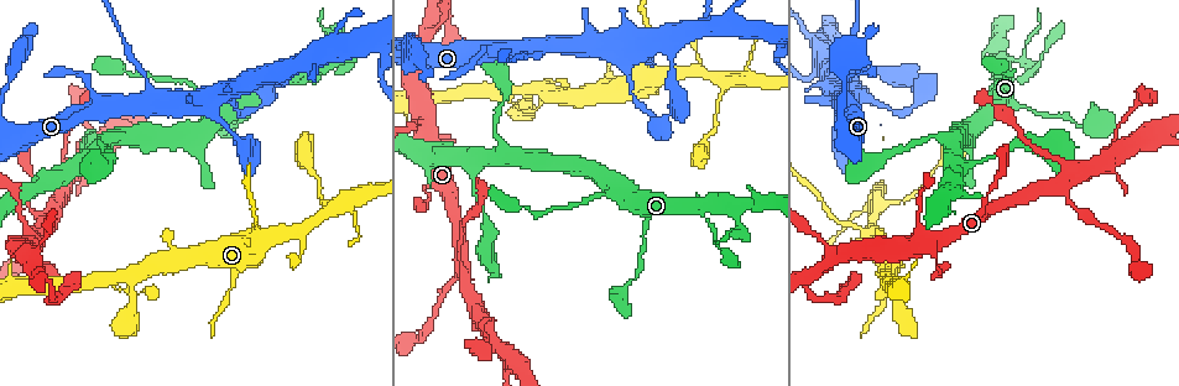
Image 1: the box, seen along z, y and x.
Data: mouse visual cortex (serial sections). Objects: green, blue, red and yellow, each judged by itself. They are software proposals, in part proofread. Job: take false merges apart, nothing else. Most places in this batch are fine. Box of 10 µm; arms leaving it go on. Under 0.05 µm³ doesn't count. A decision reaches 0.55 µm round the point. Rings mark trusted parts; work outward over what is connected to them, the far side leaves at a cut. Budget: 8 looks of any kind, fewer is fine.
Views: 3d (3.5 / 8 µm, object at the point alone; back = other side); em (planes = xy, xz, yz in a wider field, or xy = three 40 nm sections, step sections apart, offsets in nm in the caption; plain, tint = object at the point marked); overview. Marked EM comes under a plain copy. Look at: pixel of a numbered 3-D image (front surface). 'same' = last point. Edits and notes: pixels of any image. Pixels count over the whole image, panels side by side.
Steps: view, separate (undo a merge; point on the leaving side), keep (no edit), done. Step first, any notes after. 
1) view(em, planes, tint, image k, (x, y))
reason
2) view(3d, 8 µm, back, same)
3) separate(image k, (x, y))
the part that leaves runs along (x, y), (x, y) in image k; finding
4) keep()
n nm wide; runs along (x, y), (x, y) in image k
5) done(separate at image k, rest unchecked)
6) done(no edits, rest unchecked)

view(3d, 3.5 µm, image 1, (542, 46))
two arms in line, one across

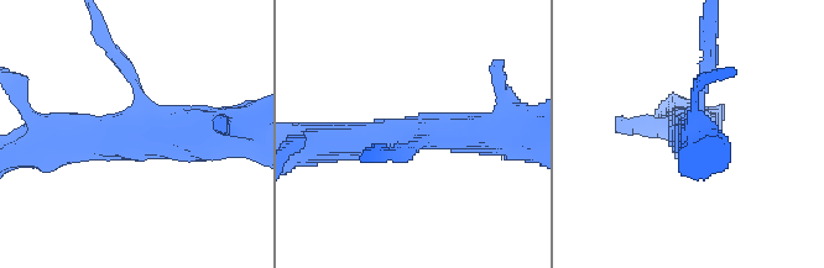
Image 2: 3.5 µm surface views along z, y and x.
view(em, xy, step 3, tint, image 2, (140, 134))
3 arms; arms of 150, 500, 500 nm

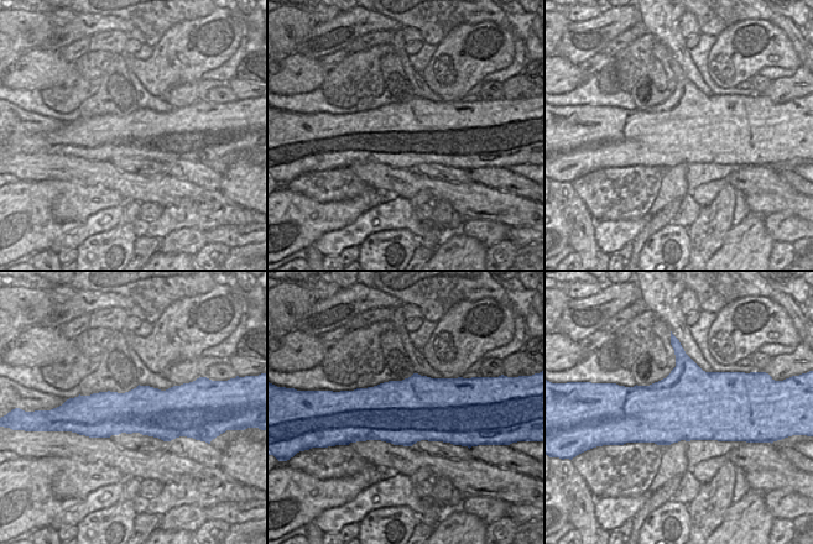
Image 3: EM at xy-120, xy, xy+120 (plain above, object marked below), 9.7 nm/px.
view(em, planes, tint, same)
cut it another way

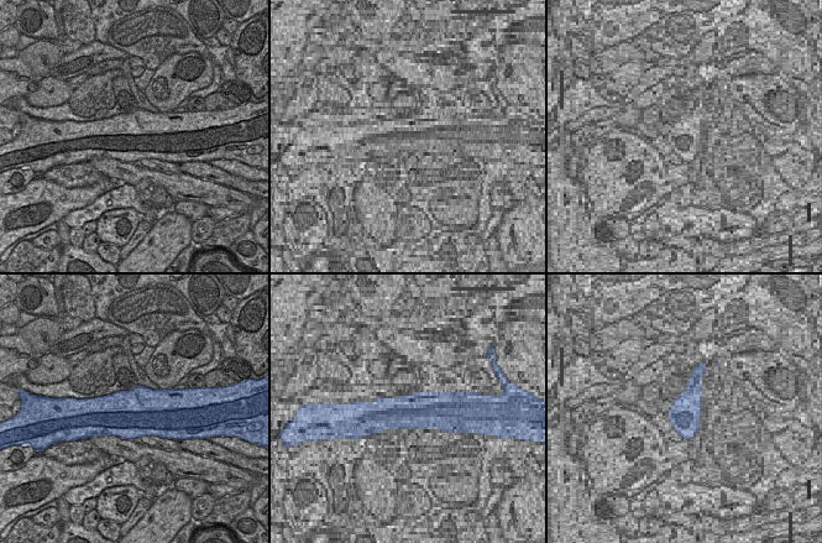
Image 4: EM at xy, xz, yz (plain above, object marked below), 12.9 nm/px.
keep()
650 nm wide; runs along (56, 141), (227, 130) in image 2; one cell here

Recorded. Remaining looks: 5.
view(3d, 8 µm, image 1, (701, 205))
two arms in line, one across

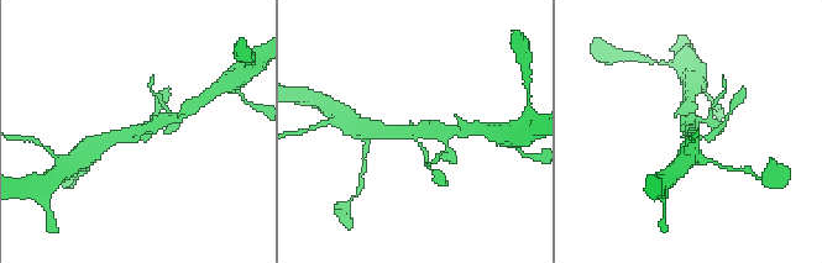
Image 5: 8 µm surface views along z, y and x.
view(em, xy, step 3, tint, same)
3 arms; arms of 200, 350, 400 nm; need the tissue

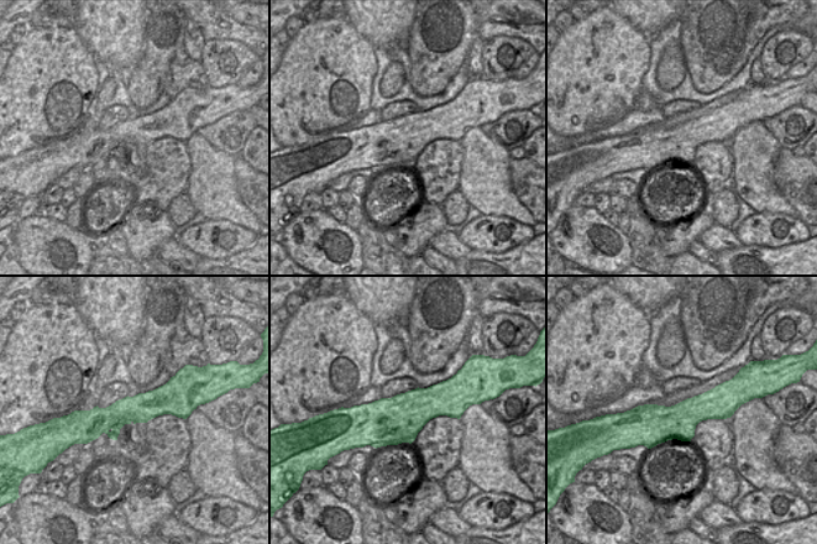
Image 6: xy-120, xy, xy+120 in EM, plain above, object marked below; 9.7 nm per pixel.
keep()
runs along (98, 145), (139, 132), (168, 119) in image 5; continuous, no second cell

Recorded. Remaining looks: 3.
view(3d, 3.5 µm, image 1, (477, 194))
calibre changes

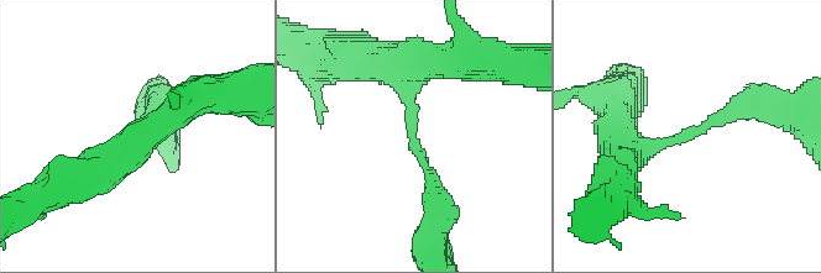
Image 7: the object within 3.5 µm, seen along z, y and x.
view(em, planes, tint, image 7, (414, 135))
arms of 200, 400 nm

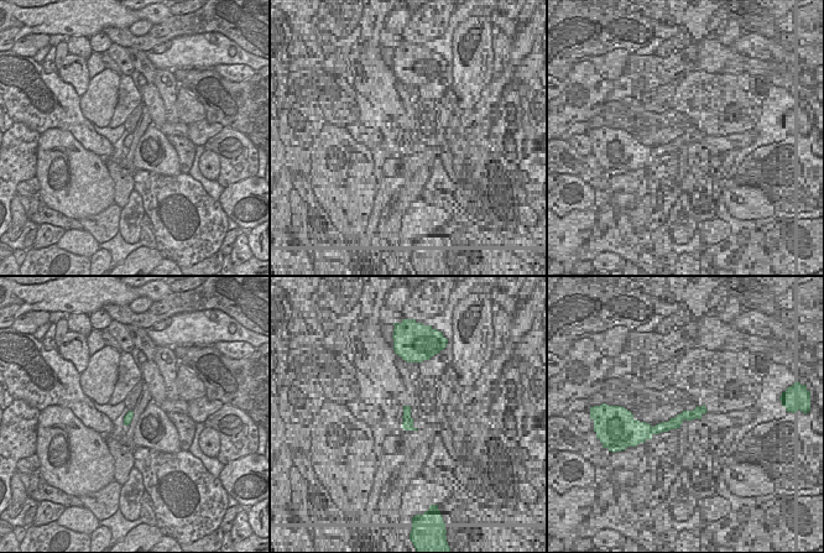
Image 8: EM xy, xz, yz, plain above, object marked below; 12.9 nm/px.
keep()
runs along (617, 136), (658, 147), (757, 106) in image 7; all the same cell

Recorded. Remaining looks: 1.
done(no edits, rest unchecked)

